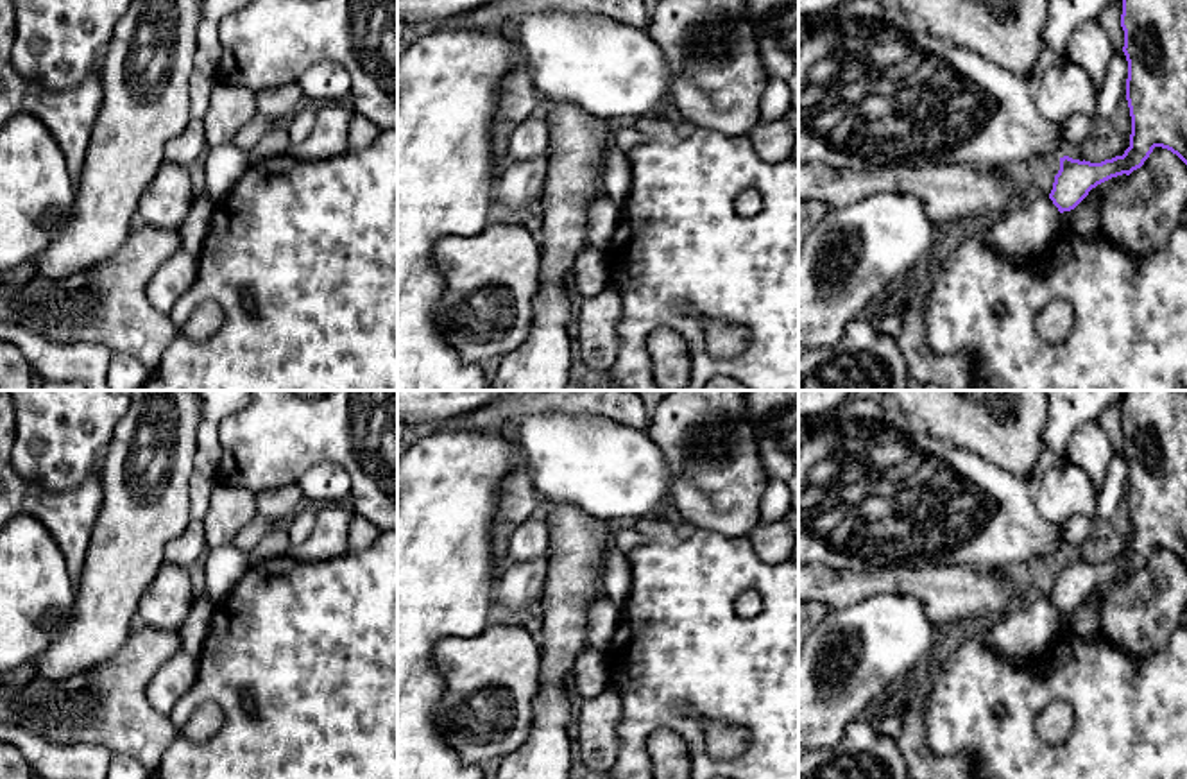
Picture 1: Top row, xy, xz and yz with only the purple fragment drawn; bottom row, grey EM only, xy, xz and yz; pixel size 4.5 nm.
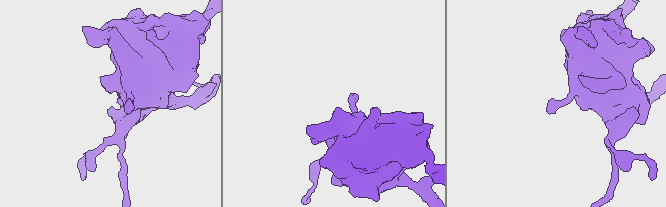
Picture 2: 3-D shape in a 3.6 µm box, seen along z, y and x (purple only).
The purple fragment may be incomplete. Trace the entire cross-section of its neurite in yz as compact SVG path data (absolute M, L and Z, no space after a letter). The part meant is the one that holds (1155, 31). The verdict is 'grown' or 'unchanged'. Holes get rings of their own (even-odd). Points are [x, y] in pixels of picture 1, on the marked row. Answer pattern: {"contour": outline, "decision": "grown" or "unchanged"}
{"contour": "M1123 0L1121 27L1128 61L1130 147L1101 163L1060 158L1049 193L1060 213L1074 210L1097 184L1140 168L1155 147L1171 150L1187 165L1187 0Z", "decision": "unchanged"}

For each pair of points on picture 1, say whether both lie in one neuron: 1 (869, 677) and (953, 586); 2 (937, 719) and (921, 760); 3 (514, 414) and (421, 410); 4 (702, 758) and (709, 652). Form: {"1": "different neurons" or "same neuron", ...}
{"1": "different neurons", "2": "different neurons", "3": "different neurons", "4": "same neuron"}

